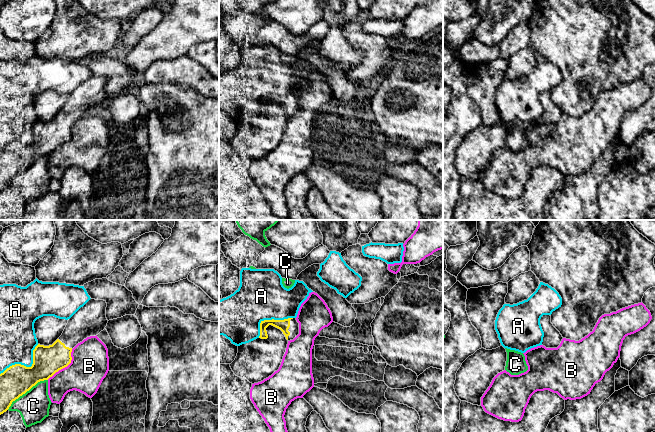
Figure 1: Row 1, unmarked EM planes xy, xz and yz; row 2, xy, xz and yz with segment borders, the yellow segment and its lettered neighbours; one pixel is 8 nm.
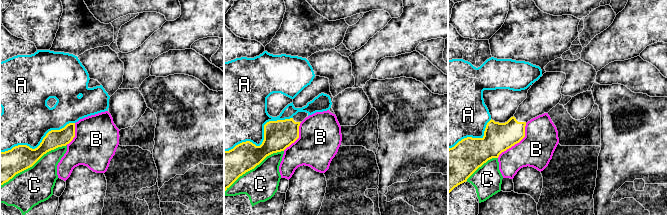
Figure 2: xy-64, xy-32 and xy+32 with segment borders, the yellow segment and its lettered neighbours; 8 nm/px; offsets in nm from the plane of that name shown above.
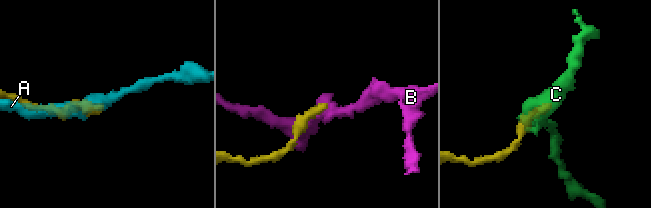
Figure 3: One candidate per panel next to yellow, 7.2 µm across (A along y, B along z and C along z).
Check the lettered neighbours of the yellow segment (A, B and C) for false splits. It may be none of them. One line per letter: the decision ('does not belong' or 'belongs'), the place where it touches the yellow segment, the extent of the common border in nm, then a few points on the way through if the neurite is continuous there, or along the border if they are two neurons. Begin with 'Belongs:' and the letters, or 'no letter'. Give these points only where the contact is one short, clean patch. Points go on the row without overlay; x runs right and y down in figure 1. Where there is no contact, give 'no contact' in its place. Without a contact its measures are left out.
Belongs: no letter
A: does not belong | xy (25, 142) | 400 nm
B: does not belong | xy (65, 142) | 320 nm
C: does not belong | xy (26, 167) | 400 nm

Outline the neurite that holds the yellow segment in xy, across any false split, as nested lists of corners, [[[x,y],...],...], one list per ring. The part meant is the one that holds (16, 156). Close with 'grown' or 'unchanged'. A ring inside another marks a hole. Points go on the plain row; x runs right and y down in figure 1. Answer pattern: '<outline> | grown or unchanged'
[[[90,75],[68,96],[62,111],[52,121],[35,123],[31,143],[15,140],[0,150],[0,191],[38,158],[67,143],[72,136],[72,125],[78,119],[105,105],[106,83],[106,77]]] | grown

